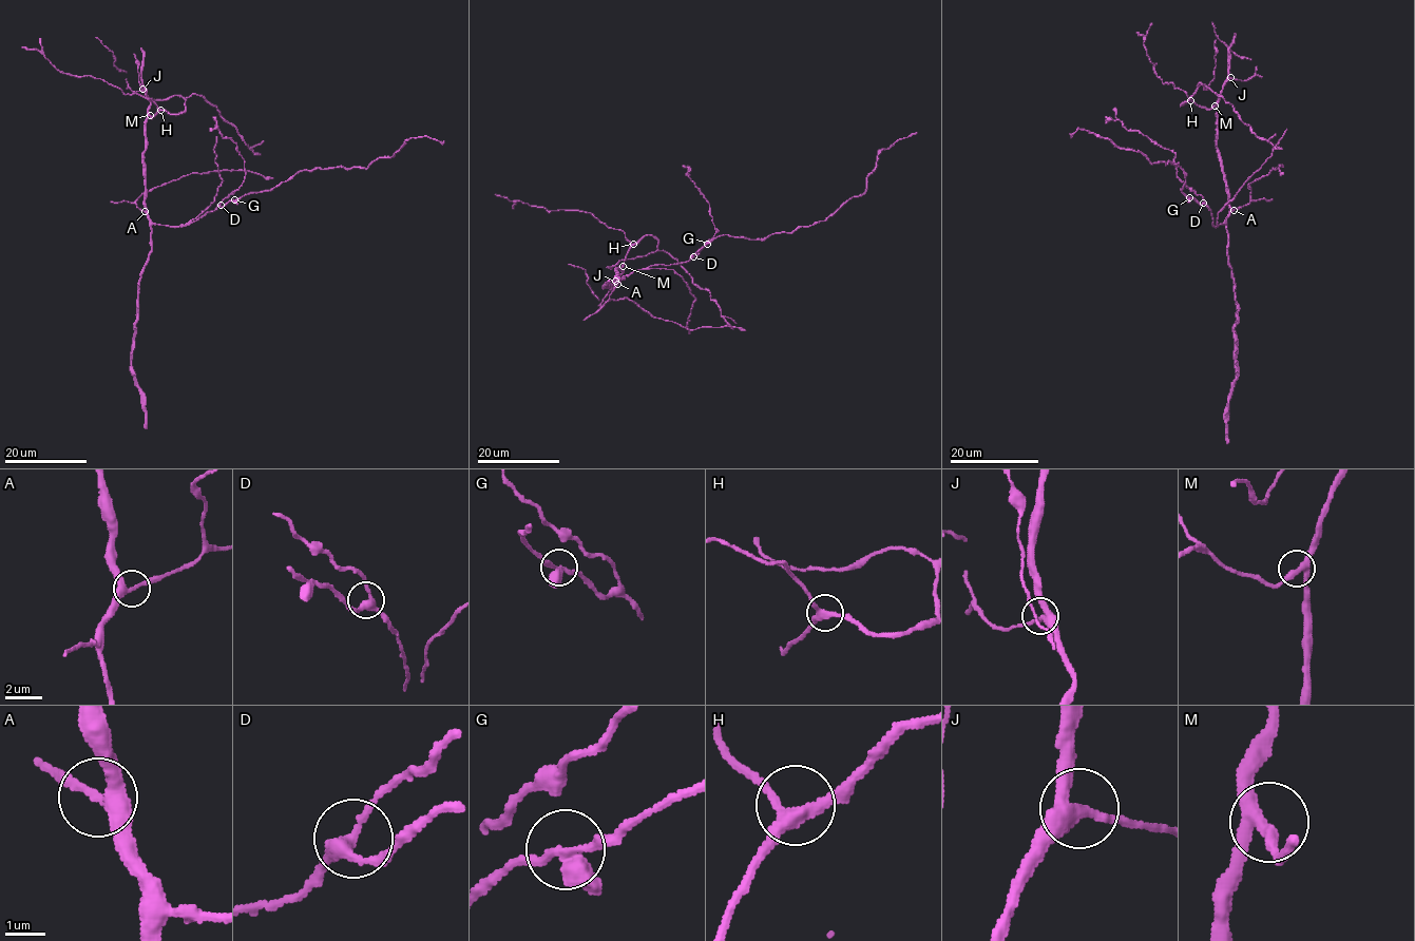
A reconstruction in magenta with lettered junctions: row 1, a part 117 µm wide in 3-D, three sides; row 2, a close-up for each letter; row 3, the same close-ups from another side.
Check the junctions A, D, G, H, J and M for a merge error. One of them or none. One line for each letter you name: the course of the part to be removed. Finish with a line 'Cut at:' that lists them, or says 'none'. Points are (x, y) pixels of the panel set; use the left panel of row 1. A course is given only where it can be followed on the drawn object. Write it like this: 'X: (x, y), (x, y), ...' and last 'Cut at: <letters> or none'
Cut at: none

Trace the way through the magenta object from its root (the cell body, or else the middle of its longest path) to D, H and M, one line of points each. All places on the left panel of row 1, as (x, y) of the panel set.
D: (180, 226), (189, 225), (221, 205)
H: (180, 226), (154, 224), (145, 203), (146, 118), (160, 110)
M: (180, 226), (154, 224), (147, 211), (144, 154), (146, 118), (150, 115)

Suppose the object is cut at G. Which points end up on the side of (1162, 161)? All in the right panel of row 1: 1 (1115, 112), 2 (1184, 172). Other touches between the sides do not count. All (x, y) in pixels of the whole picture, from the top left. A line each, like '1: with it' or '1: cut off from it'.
1: cut off from it
2: with it

